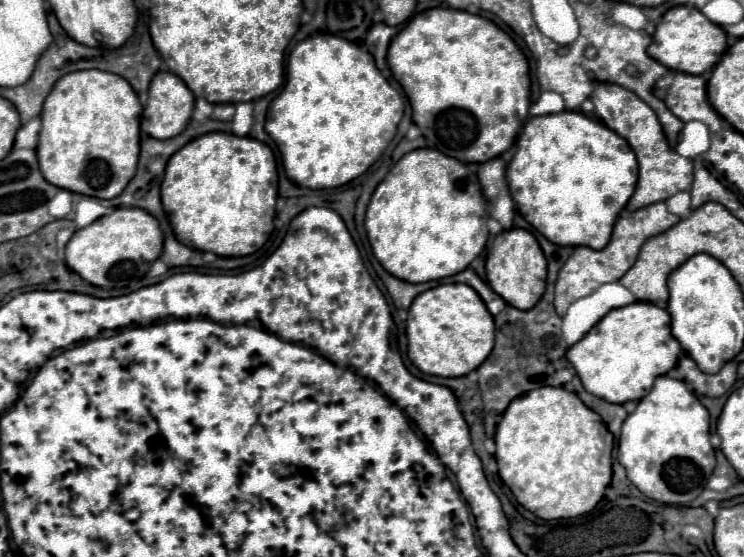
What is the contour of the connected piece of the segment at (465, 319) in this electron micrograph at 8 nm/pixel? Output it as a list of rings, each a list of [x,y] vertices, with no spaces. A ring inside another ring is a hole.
[[[442,284],[416,296],[406,320],[408,358],[424,374],[458,378],[476,370],[494,348],[494,320],[468,284]]]

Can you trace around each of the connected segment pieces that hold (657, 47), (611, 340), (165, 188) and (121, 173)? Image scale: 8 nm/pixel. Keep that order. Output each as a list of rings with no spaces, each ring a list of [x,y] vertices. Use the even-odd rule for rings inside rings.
[[[674,6],[658,22],[654,32],[654,44],[648,46],[648,54],[664,64],[668,70],[686,72],[686,74],[704,74],[712,70],[720,56],[726,50],[726,32],[712,24],[698,8],[694,6]]]
[[[634,302],[610,310],[580,342],[566,352],[566,358],[576,368],[584,388],[590,394],[612,404],[624,404],[646,396],[654,380],[676,364],[678,354],[680,344],[670,332],[668,312],[650,302]]]
[[[210,132],[190,140],[168,160],[160,194],[182,244],[218,256],[248,256],[262,248],[274,230],[276,186],[276,160],[264,142]]]
[[[78,70],[62,76],[42,108],[42,130],[38,136],[36,156],[40,162],[42,176],[64,190],[94,196],[94,198],[116,198],[128,186],[136,172],[138,150],[140,150],[140,112],[142,104],[138,102],[132,86],[118,74],[104,70]]]

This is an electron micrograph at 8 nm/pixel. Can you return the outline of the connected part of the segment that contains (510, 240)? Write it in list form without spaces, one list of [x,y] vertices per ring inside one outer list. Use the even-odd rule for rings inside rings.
[[[522,228],[500,232],[494,238],[488,258],[486,258],[486,278],[488,278],[490,288],[498,296],[502,296],[510,306],[518,310],[534,308],[546,288],[546,258],[534,234]]]

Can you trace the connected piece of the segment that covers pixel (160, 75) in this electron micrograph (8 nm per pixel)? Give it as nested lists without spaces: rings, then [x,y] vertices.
[[[164,70],[156,72],[156,76],[150,82],[148,102],[142,114],[142,132],[158,140],[168,140],[172,136],[178,136],[190,122],[192,108],[194,108],[194,96],[190,88],[184,84],[184,80],[180,80],[180,76],[176,76],[174,72],[164,72]]]

